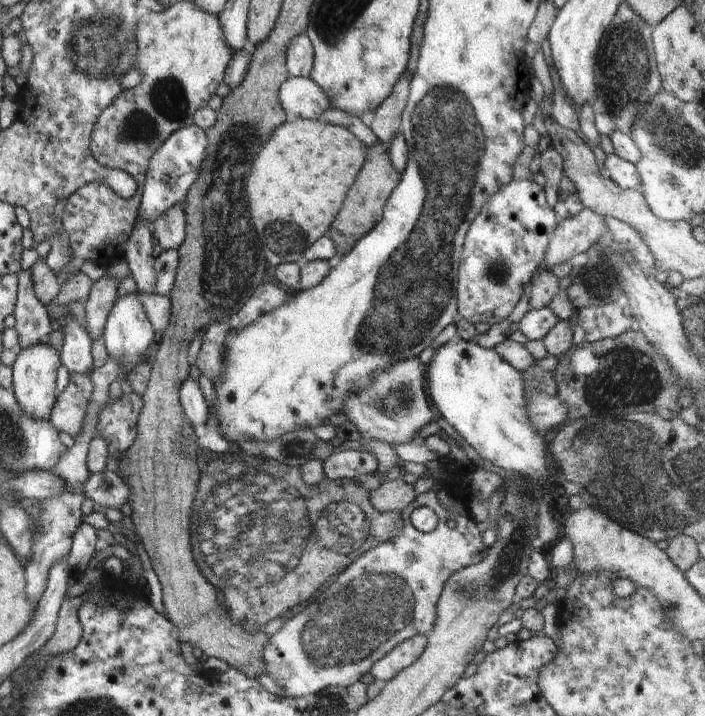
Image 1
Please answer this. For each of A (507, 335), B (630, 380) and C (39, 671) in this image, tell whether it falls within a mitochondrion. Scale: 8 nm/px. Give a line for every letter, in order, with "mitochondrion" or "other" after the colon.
A: other
B: mitochondrion
C: other

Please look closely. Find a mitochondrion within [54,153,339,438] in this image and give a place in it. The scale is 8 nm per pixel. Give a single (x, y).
(286, 237)

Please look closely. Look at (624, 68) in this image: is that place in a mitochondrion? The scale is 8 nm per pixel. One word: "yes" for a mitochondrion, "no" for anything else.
yes

